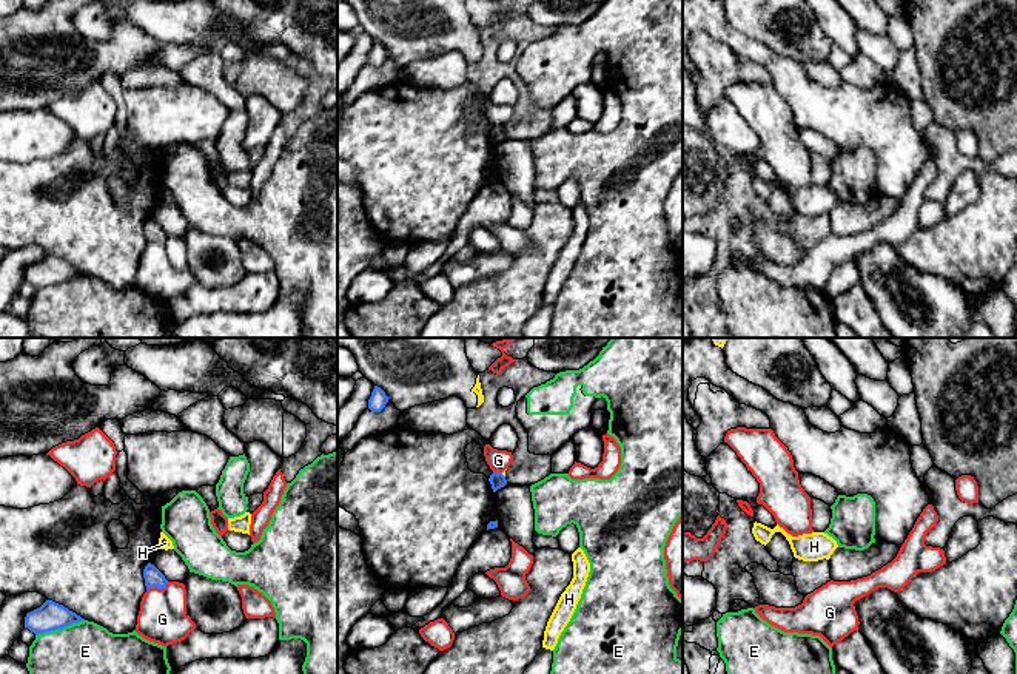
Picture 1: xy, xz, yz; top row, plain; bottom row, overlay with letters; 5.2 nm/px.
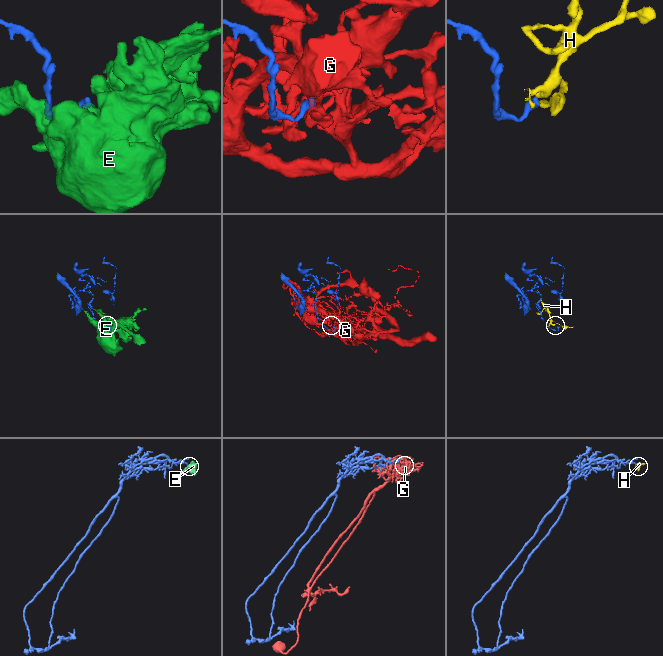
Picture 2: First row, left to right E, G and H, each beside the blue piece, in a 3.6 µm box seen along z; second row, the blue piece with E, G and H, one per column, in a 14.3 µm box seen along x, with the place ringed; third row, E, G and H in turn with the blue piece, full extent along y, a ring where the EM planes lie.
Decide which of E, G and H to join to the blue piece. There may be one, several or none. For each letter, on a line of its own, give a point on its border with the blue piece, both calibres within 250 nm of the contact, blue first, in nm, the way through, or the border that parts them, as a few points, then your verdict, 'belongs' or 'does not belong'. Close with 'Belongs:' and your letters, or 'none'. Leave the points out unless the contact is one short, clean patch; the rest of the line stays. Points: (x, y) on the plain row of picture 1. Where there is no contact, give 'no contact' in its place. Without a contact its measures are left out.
E: meets blue in xy at (59, 283); 150 nm thick on the blue side, 480 nm on the other; does not belong
G: meets blue in xy at (157, 241); 100 nm thick on the blue side, 260 nm on the other; does not belong
H: meets blue in xz at (503, 130); 80 nm thick on the blue side, 20 nm on the other; border along xz (501, 127), (504, 131); does not belong
Belongs: none

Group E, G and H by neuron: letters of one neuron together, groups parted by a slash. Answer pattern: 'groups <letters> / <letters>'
groups E / G / H

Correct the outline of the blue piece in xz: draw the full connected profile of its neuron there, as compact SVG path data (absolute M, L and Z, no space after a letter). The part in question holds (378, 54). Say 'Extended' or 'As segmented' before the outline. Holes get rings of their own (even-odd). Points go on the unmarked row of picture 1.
As segmented. M374 40L371 51L368 54L368 63L371 66L381 66L387 57L388 51L385 49L385 46L381 42Z

